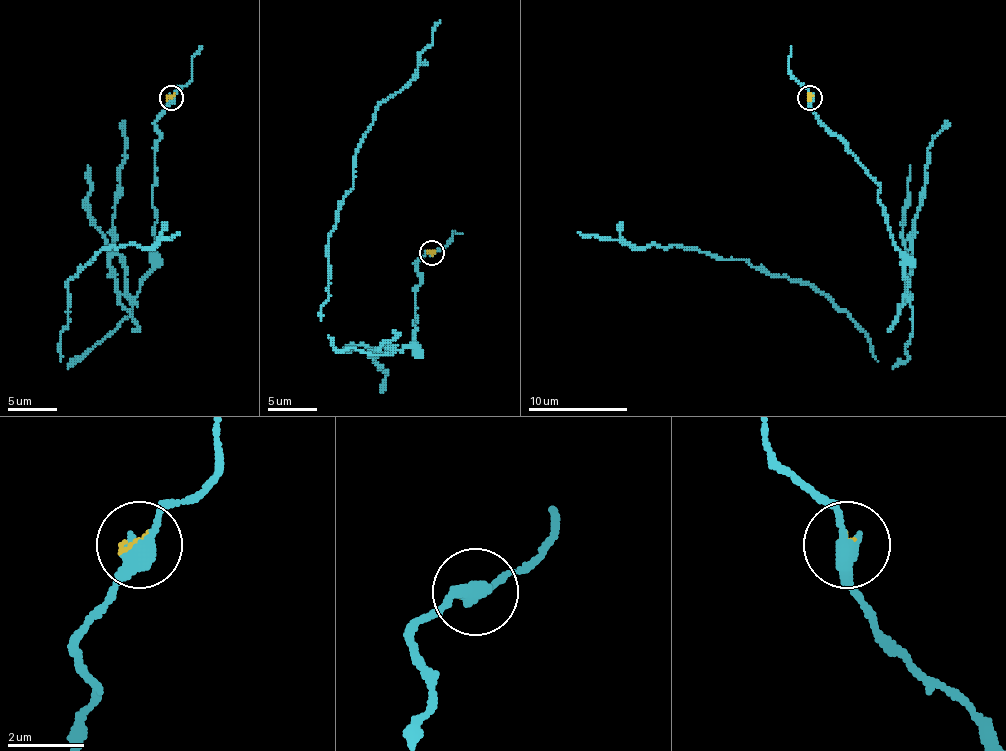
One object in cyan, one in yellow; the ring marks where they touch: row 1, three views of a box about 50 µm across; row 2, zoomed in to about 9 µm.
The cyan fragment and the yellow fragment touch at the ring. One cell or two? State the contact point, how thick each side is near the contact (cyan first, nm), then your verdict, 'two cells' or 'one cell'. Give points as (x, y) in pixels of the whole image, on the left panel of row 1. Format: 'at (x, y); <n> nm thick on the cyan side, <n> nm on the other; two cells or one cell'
at (171, 97); 400 nm thick on the cyan side, 120 nm on the other; two cells

